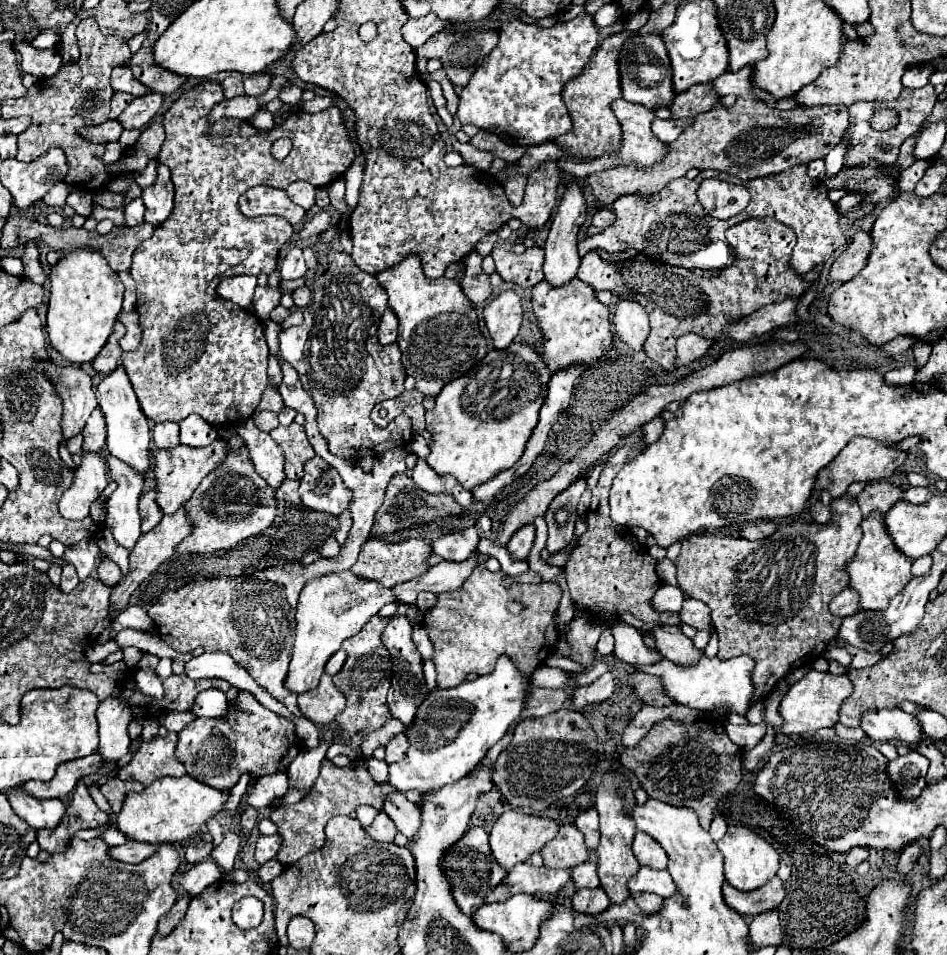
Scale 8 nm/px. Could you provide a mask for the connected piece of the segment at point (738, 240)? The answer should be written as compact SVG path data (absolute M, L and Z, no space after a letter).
M763 217L747 219L729 227L727 243L735 249L735 261L717 271L683 269L667 263L657 263L639 253L635 259L607 263L597 251L589 251L581 258L577 278L591 285L595 291L611 291L617 299L633 299L641 303L651 321L651 335L645 341L645 353L663 369L675 369L675 345L683 333L697 333L715 341L723 329L737 319L761 309L763 305L783 301L787 297L801 297L809 283L803 281L789 267L795 233L791 227Z

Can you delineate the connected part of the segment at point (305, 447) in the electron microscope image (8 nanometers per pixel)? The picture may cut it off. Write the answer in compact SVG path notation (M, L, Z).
M291 423L287 427L283 427L283 425L275 427L269 435L283 449L285 475L289 479L301 479L303 463L315 455L313 447L311 447L311 443L309 443L309 439L305 435L305 429L301 425L297 425L297 423Z

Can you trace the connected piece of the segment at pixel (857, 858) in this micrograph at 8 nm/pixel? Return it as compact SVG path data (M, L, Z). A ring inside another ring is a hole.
M855 847L855 849L851 849L851 851L847 853L847 865L857 867L857 865L863 863L867 857L869 857L869 853L867 853L865 847Z

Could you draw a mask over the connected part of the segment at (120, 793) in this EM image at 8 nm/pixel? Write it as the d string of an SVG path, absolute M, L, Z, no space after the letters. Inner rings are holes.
M111 779L105 785L101 785L101 793L107 797L107 801L111 803L111 809L117 813L121 811L123 799L129 791L143 791L143 785L137 781L121 781L121 779Z

